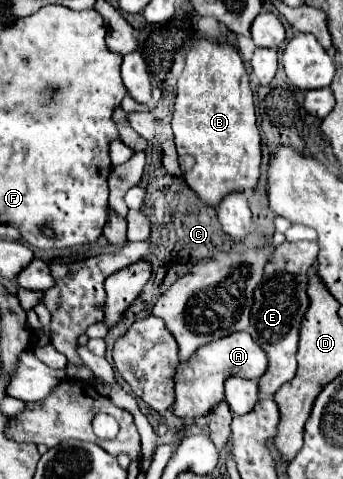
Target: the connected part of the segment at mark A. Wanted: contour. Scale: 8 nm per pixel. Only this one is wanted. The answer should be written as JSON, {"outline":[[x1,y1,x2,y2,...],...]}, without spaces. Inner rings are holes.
{"outline":[[231,333,223,339,217,339,213,343,207,343,191,355,189,361,181,361,177,367,177,373,173,377,175,381,175,401,171,405,171,413,179,419,195,419,195,417,207,417,225,397,223,395,223,383,229,377,246,377,259,379,267,371,267,355,265,351,251,339,249,333]]}

